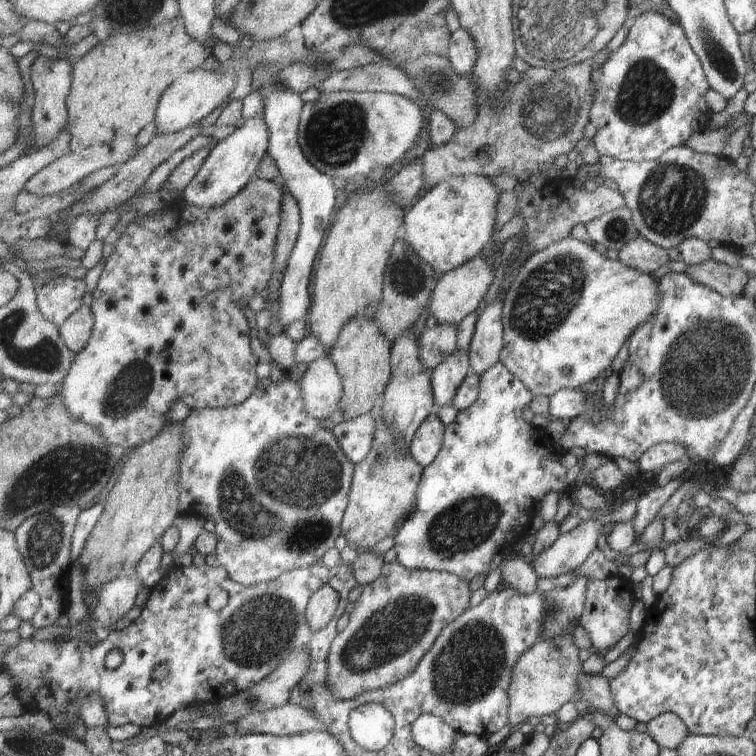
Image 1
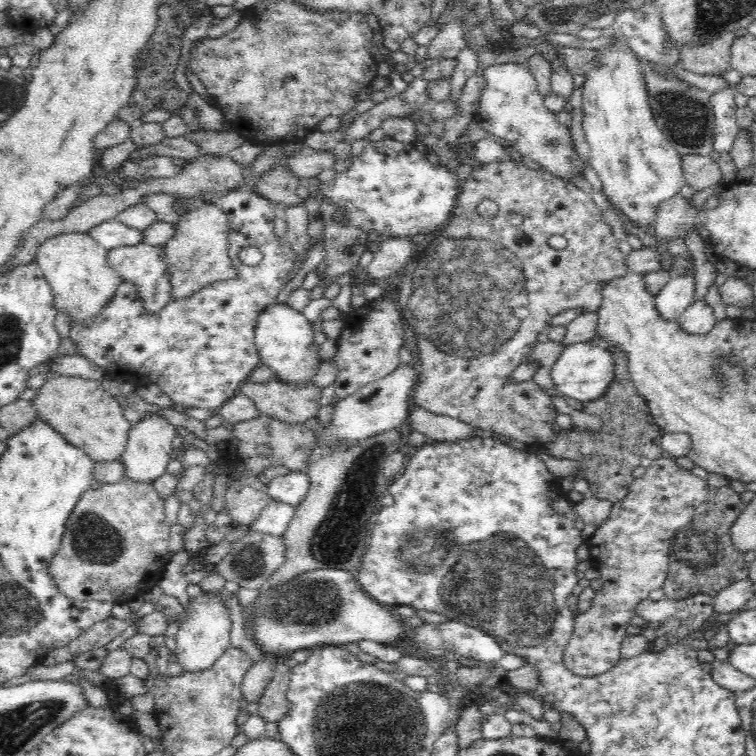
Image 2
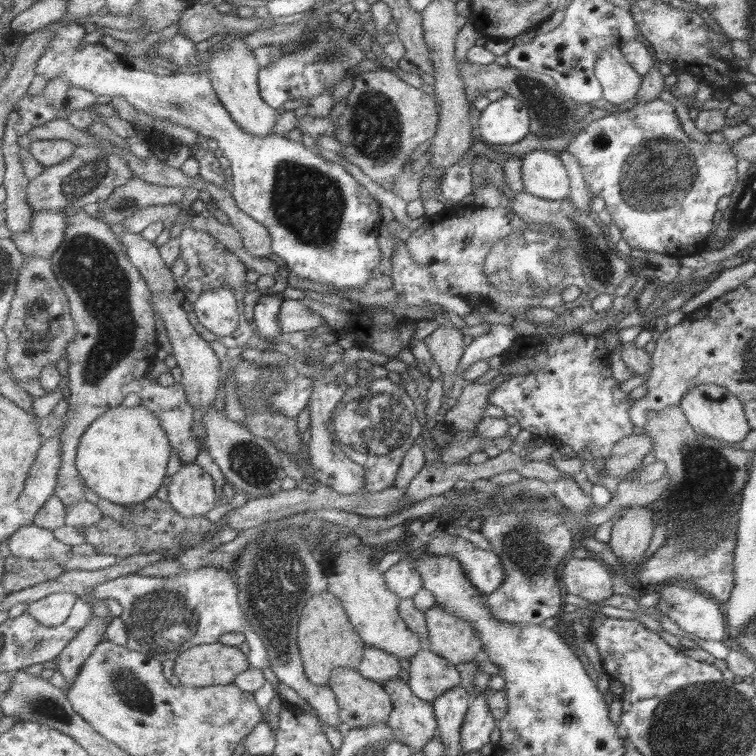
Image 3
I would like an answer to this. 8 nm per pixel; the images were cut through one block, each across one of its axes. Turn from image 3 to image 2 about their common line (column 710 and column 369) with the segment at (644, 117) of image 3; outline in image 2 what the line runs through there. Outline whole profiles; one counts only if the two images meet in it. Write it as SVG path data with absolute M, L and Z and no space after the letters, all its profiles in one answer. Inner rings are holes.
M388 136L380 142L367 142L362 154L356 157L352 156L350 160L351 165L348 171L338 173L333 181L321 182L318 185L323 196L328 196L330 200L333 200L338 208L340 208L340 206L342 206L342 208L347 208L348 219L343 219L345 224L351 224L352 226L363 228L364 231L368 231L368 234L370 232L377 232L379 235L382 234L382 236L384 236L385 233L388 233L390 234L390 237L404 237L408 235L412 238L415 238L416 234L424 233L424 235L428 235L430 232L433 232L438 228L442 228L442 226L445 225L452 216L459 192L461 191L460 186L462 181L460 178L458 178L458 174L456 173L456 167L460 165L460 162L454 168L448 168L447 165L441 163L439 158L439 162L434 164L428 160L426 155L422 155L420 152L413 150L410 143L400 142L391 139Z

